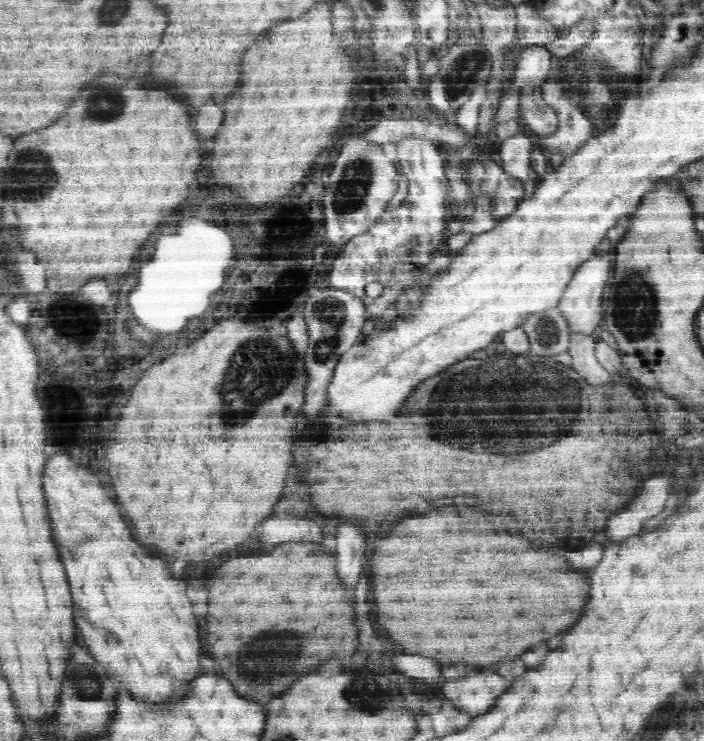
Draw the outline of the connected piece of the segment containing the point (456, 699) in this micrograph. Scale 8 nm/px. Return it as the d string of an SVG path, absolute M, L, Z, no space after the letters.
M486 672L446 682L443 696L453 707L477 717L494 708L499 696L507 691L509 685L501 676Z

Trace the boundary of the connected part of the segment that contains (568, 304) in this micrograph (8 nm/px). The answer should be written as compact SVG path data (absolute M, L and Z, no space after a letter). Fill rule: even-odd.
M594 254L592 258L584 260L578 264L572 282L566 287L566 292L563 292L562 298L558 304L560 309L564 311L564 317L568 319L569 328L580 329L597 335L599 328L602 326L602 296L604 296L604 288L606 282L612 276L612 260L606 254Z

